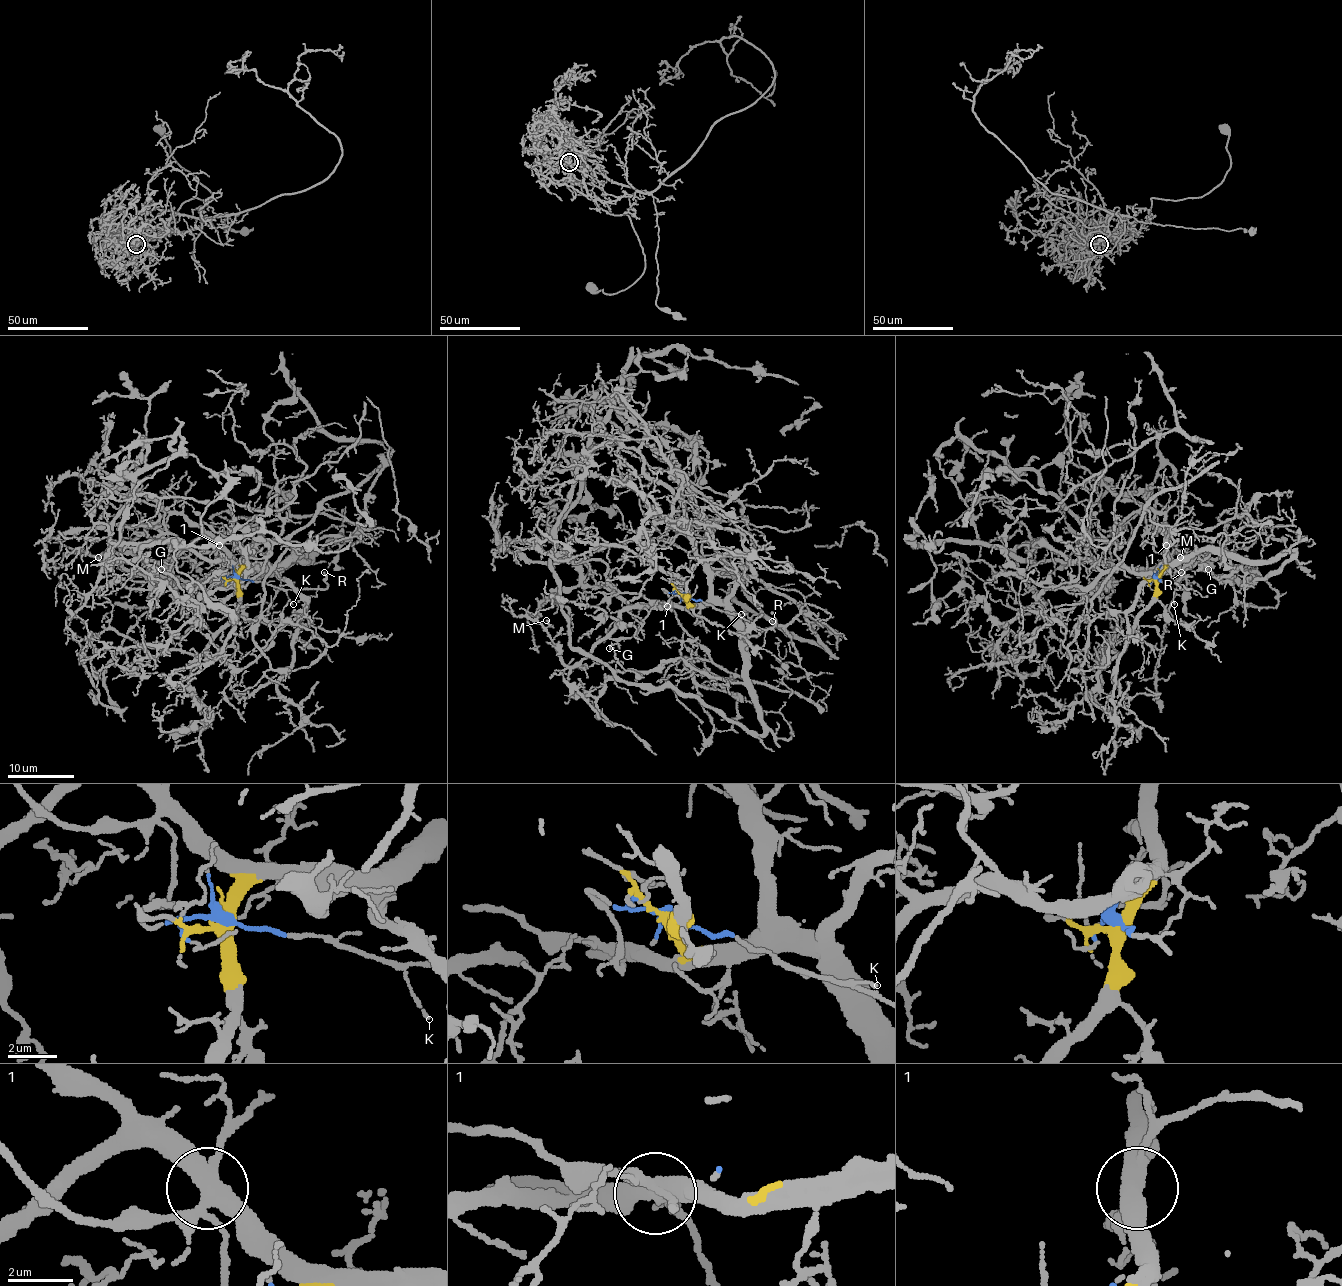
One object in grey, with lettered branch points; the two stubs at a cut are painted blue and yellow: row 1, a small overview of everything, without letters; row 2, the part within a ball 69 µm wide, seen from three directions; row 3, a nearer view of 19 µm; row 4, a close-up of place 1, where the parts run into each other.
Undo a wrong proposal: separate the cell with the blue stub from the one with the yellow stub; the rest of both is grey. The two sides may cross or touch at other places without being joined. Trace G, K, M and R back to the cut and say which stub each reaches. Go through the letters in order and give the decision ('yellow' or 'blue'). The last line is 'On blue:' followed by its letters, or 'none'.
G: yellow
K: blue
M: yellow
R: blue
On blue: K, R

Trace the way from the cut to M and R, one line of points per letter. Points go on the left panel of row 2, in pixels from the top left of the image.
M: (236, 579), (239, 565), (208, 537), (196, 537), (169, 567), (114, 550), (104, 552), (101, 564), (97, 557)
R: (236, 579), (261, 580), (268, 585), (288, 589), (325, 589), (328, 585), (325, 572)

